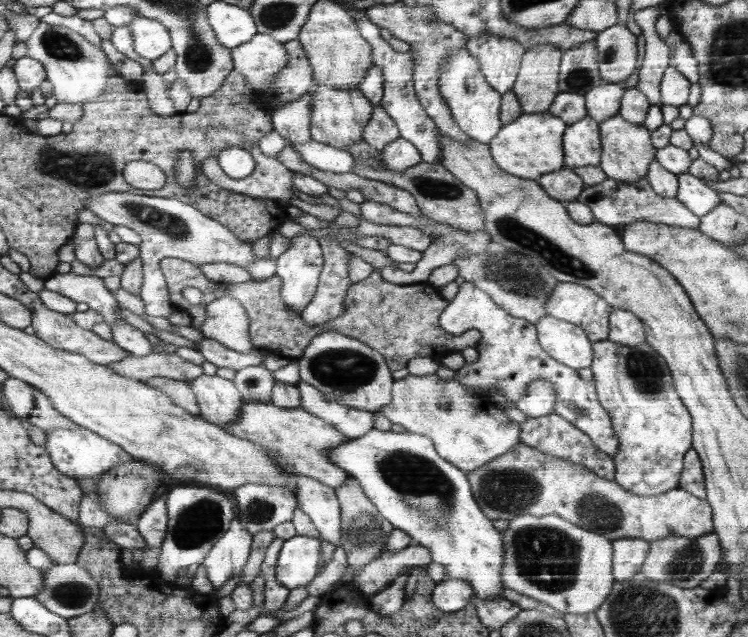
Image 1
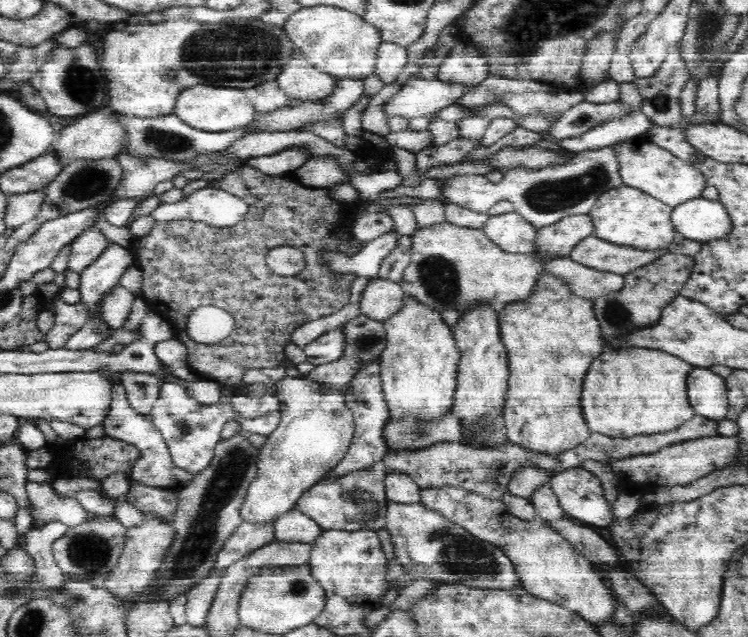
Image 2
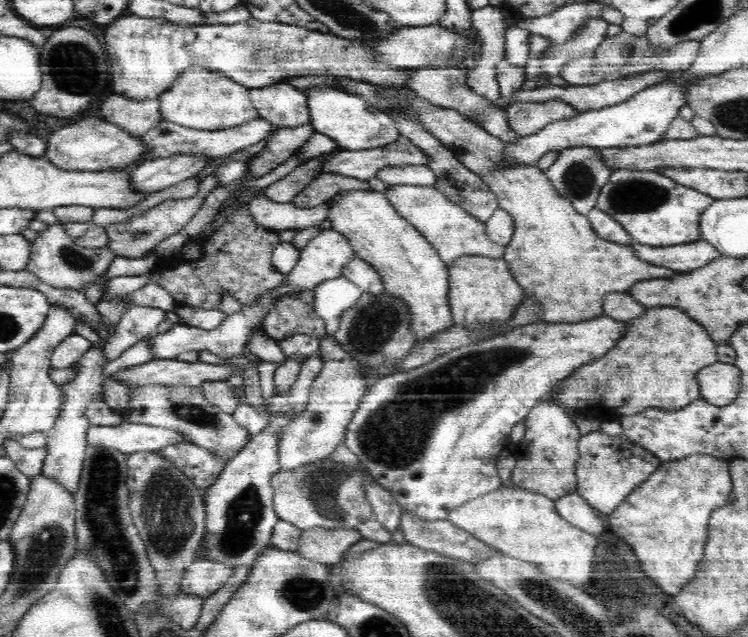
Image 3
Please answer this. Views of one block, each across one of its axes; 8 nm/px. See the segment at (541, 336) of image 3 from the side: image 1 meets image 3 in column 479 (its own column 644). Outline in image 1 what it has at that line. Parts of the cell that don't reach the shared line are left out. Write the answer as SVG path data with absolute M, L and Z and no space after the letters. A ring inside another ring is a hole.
M607 339L594 342L594 362L590 367L600 405L610 416L612 430L618 436L618 451L614 456L615 480L638 496L656 496L677 488L682 482L683 459L693 447L694 420L676 392L671 369L662 355L646 342L628 347Z

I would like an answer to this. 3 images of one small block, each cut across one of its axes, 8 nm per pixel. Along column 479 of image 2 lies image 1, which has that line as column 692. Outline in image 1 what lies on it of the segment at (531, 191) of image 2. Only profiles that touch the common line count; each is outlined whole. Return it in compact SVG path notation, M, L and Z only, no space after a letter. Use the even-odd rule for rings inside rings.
M687 172L678 175L678 190L675 197L701 217L723 203L720 193L704 184L702 179Z

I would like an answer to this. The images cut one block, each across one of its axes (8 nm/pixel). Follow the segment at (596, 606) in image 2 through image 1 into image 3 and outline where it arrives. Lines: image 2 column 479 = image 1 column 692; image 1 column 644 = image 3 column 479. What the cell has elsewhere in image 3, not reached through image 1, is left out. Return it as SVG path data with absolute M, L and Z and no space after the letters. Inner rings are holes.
M515 485L504 486L487 492L478 498L466 501L453 508L447 519L458 528L463 528L478 540L485 541L492 549L526 562L537 564L541 569L556 580L569 582L574 586L584 586L593 572L593 560L596 556L596 536L579 529L564 520L558 513L552 500L542 493L535 493Z

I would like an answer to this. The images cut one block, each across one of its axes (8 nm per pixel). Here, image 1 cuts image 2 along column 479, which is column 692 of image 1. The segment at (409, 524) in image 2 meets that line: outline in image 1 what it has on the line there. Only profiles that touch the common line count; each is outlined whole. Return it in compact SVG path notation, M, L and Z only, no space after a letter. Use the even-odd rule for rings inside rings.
M715 532L699 538L672 535L651 542L651 551L648 552L646 562L641 567L642 573L654 581L666 581L678 588L696 588L702 580L706 580L722 563L722 545Z

